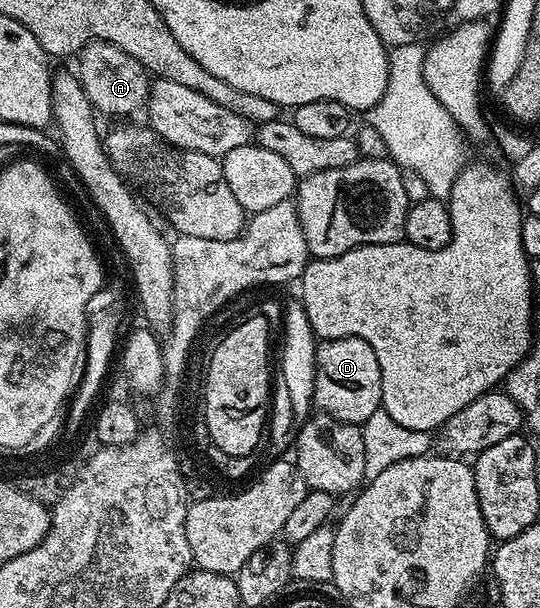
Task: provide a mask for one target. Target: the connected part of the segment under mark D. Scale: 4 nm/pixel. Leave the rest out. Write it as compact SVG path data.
M361 337L324 339L315 349L315 389L313 406L323 415L330 415L342 423L368 421L368 417L382 406L382 378L380 361L372 353L372 345Z

